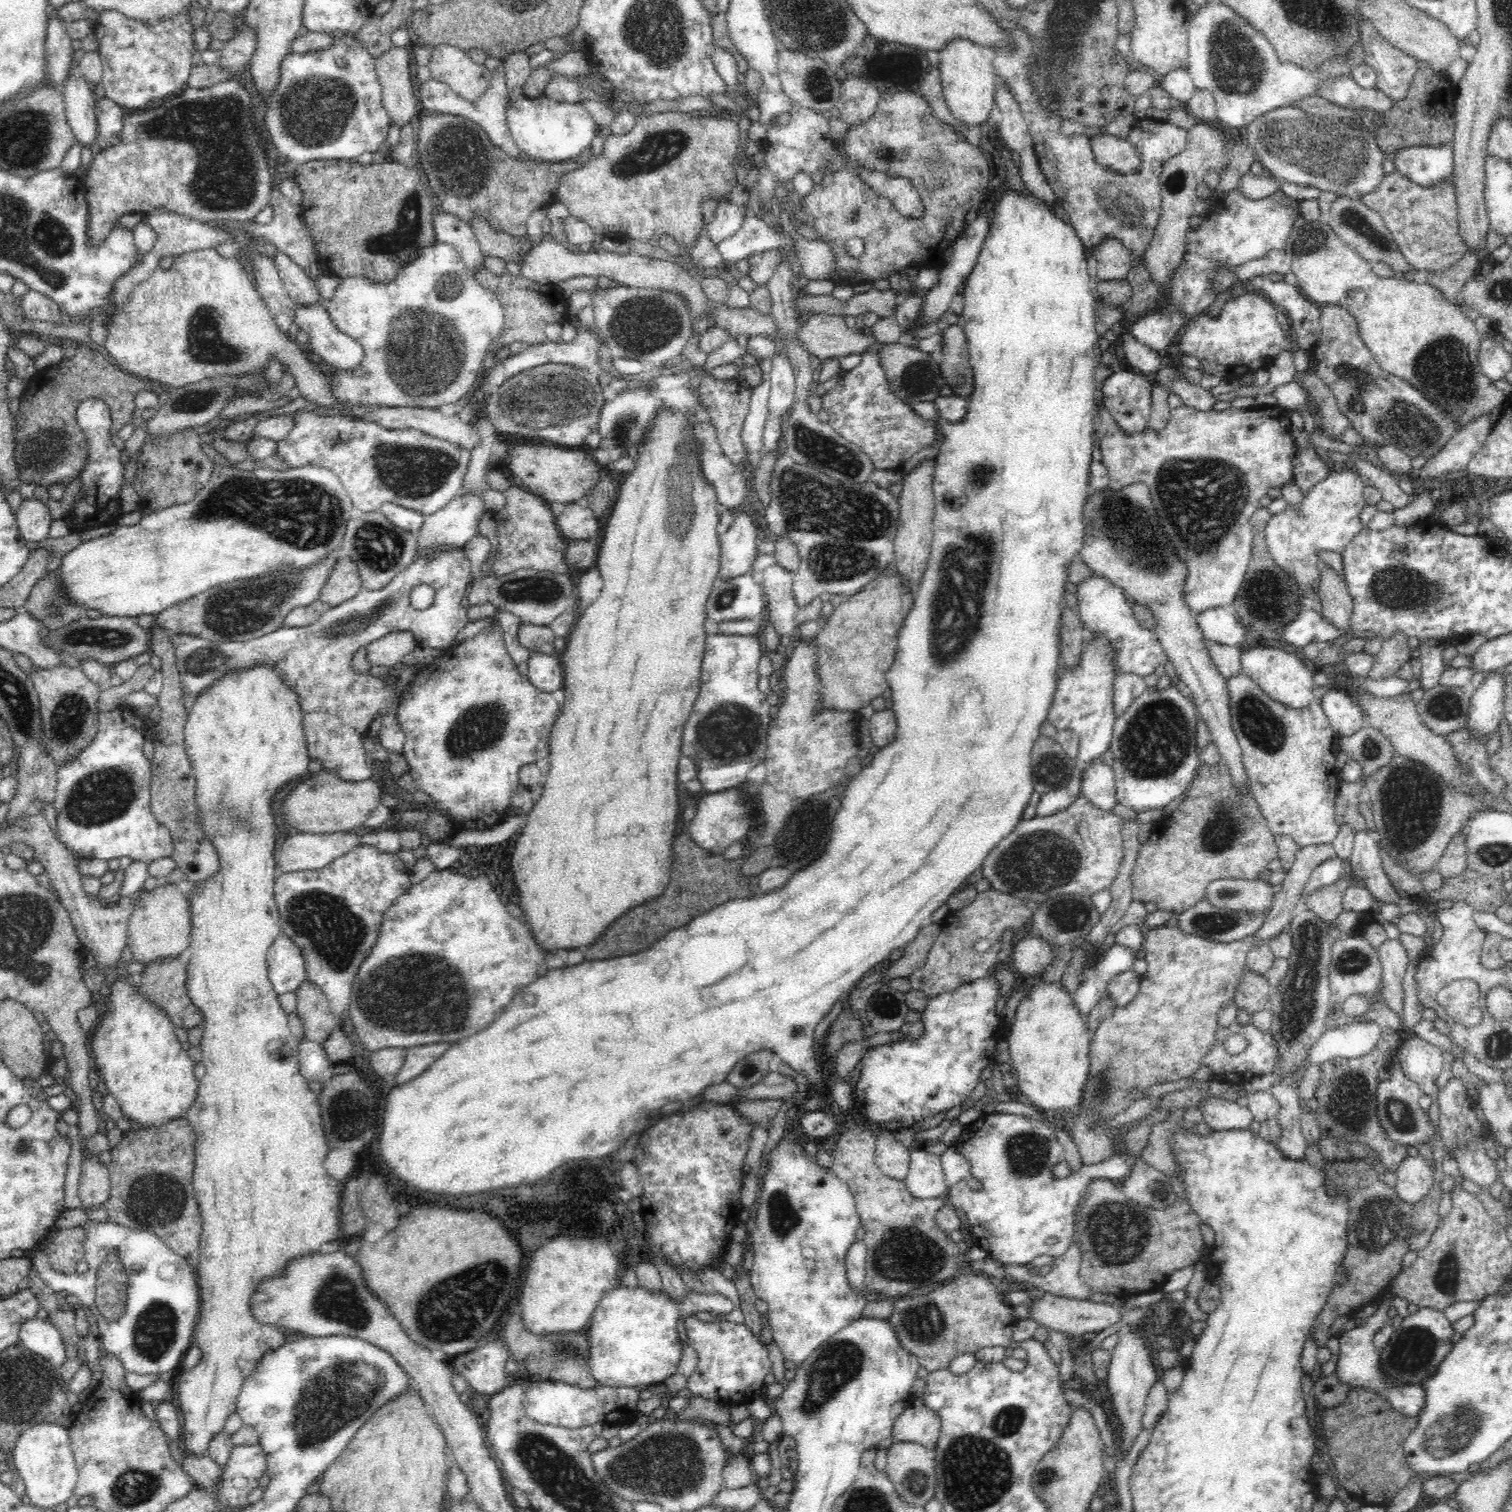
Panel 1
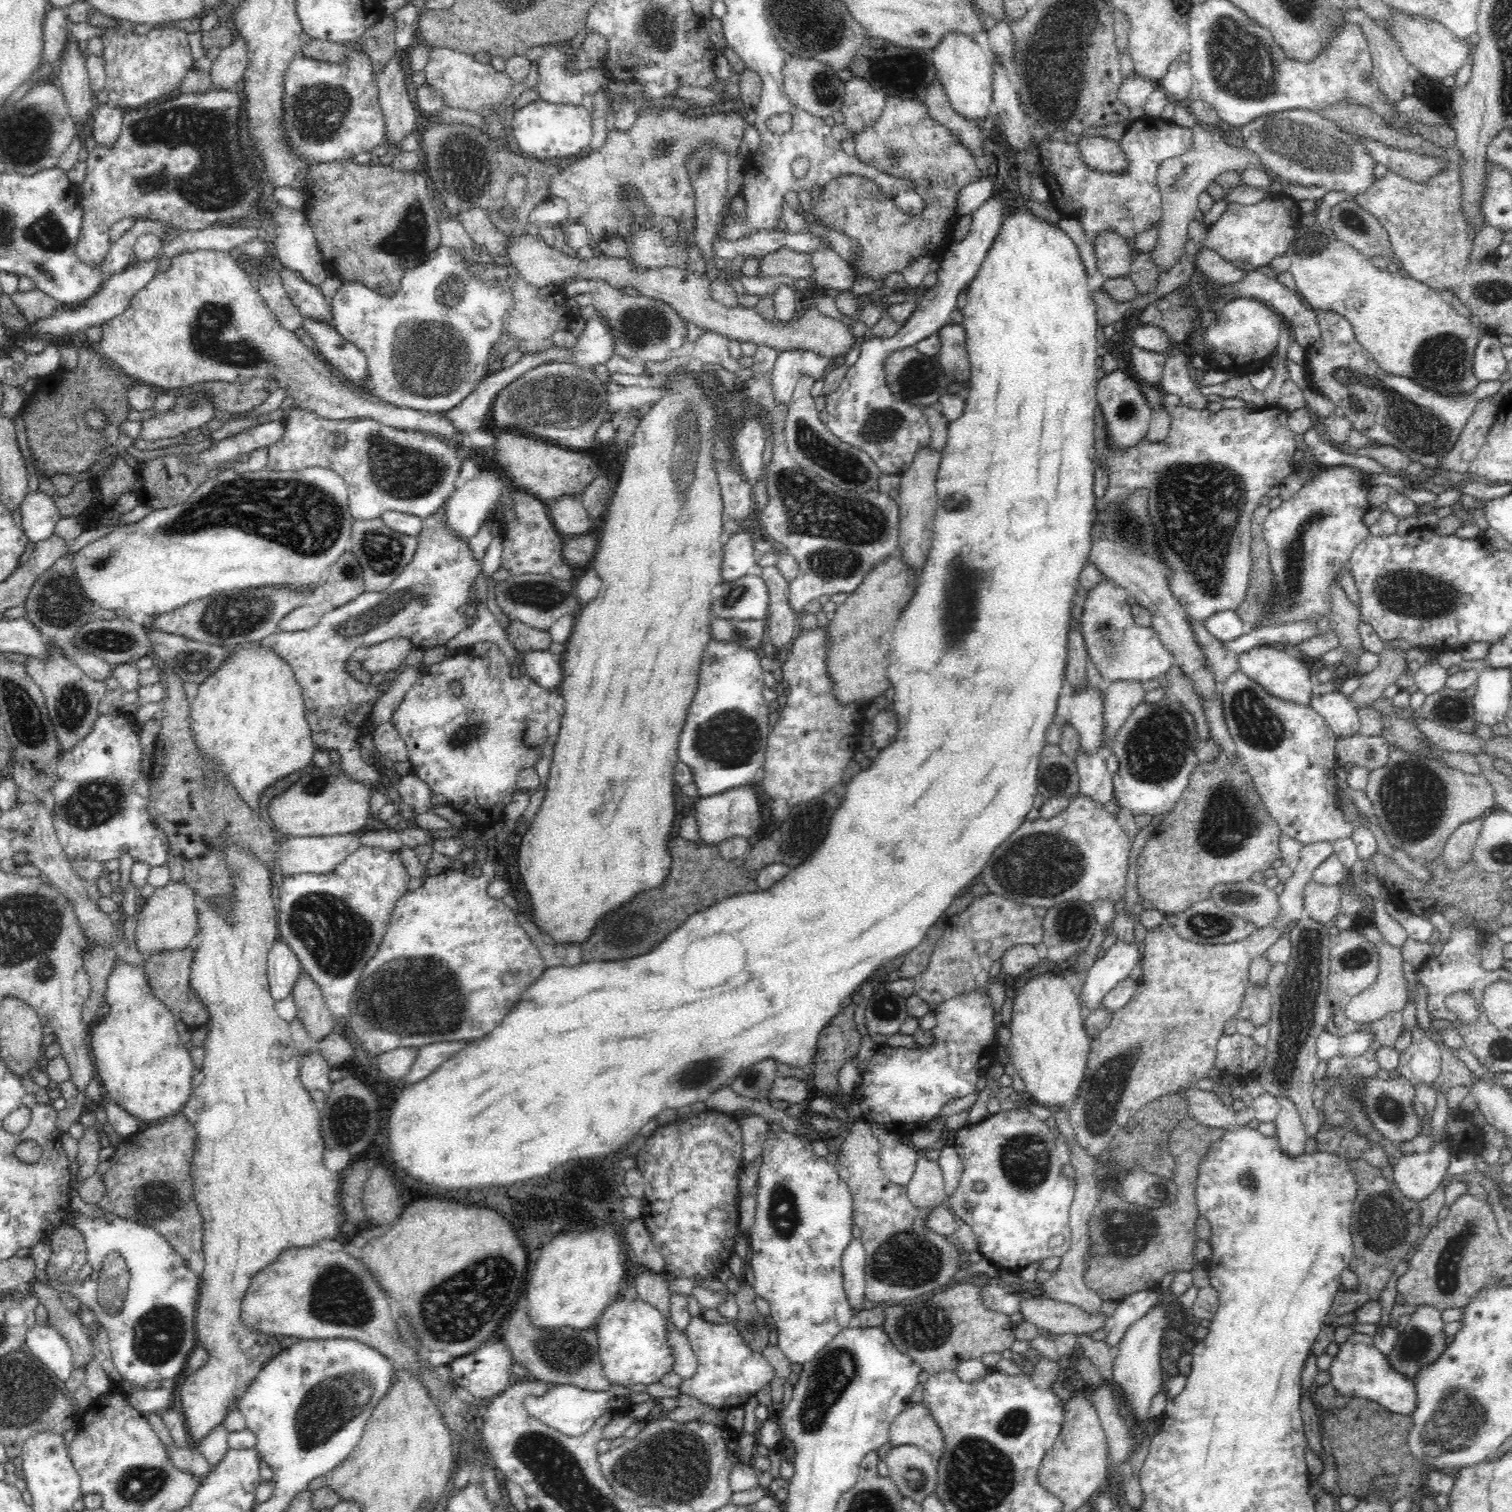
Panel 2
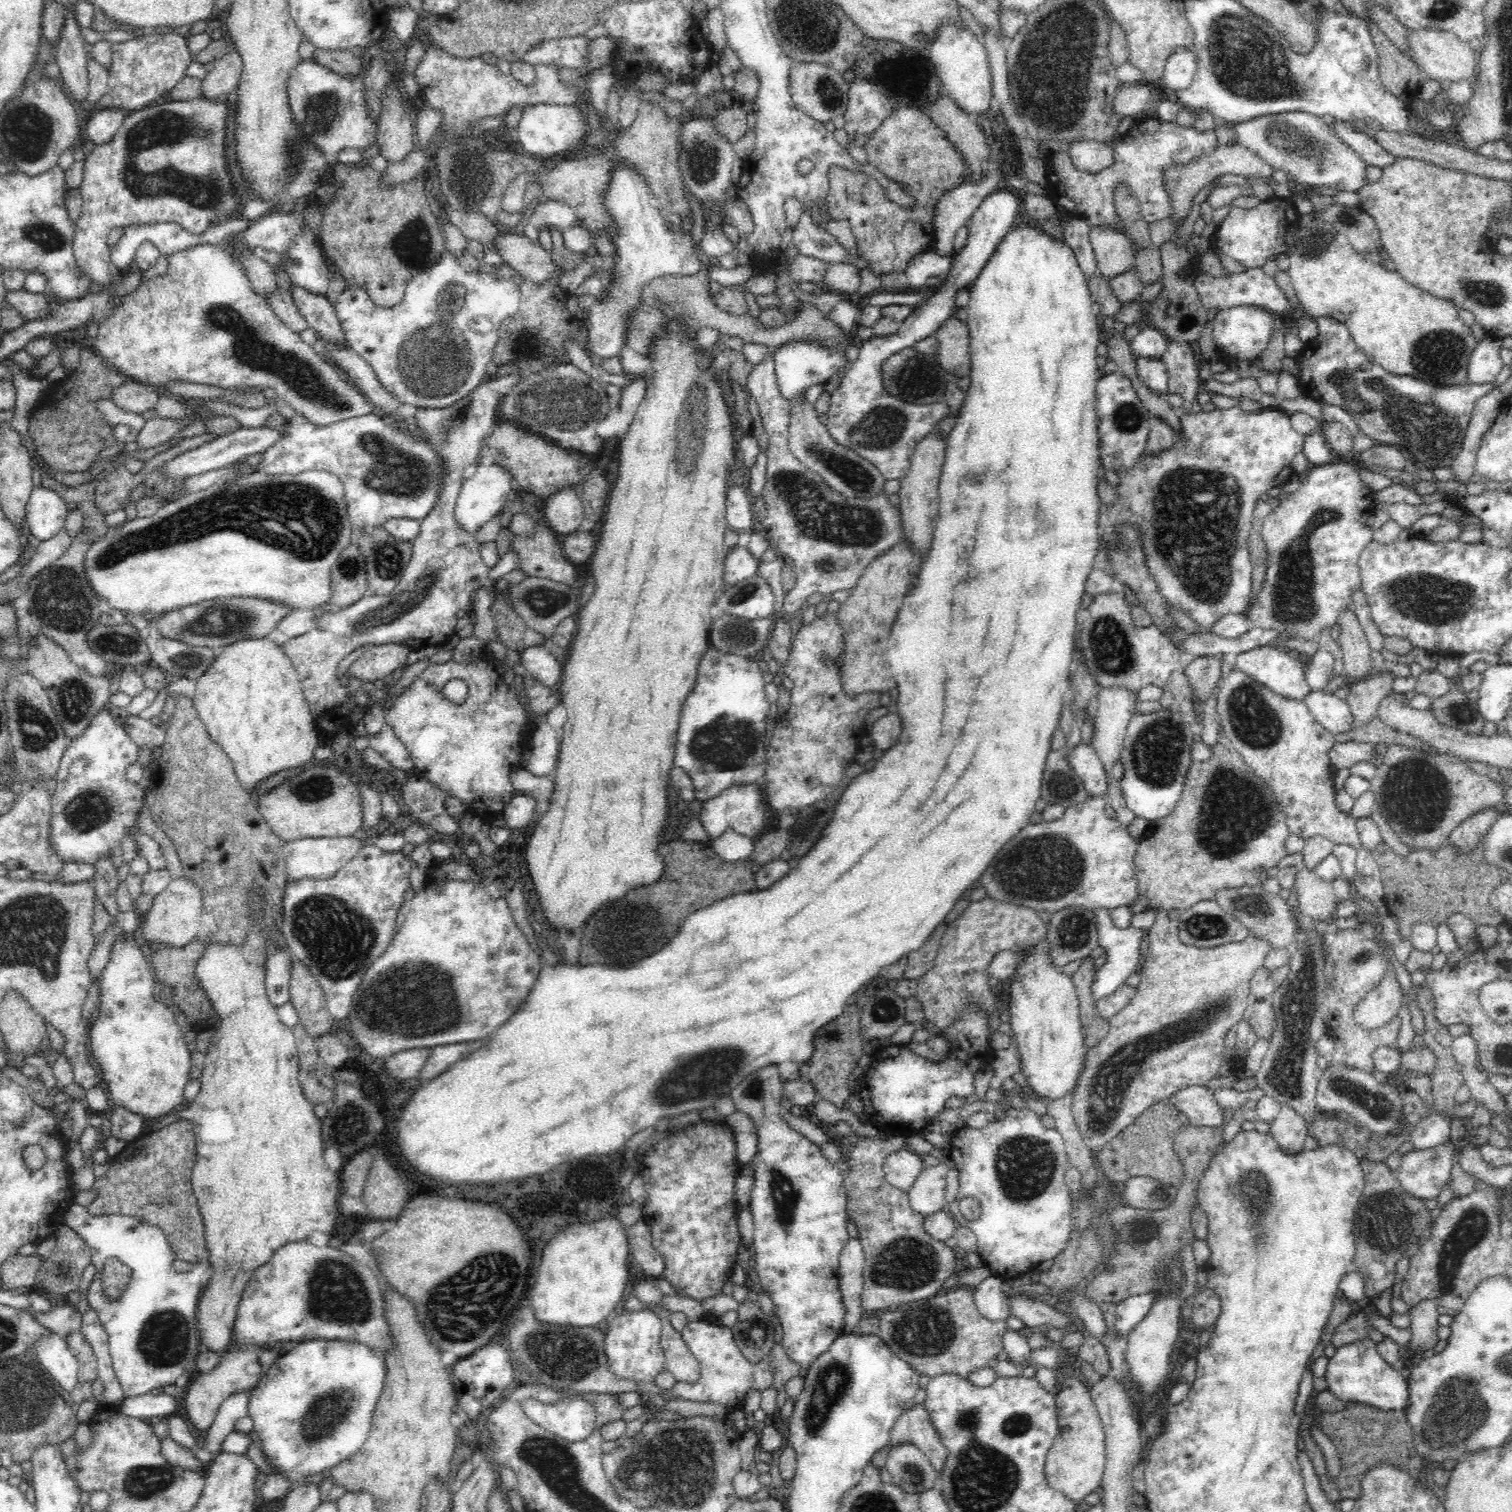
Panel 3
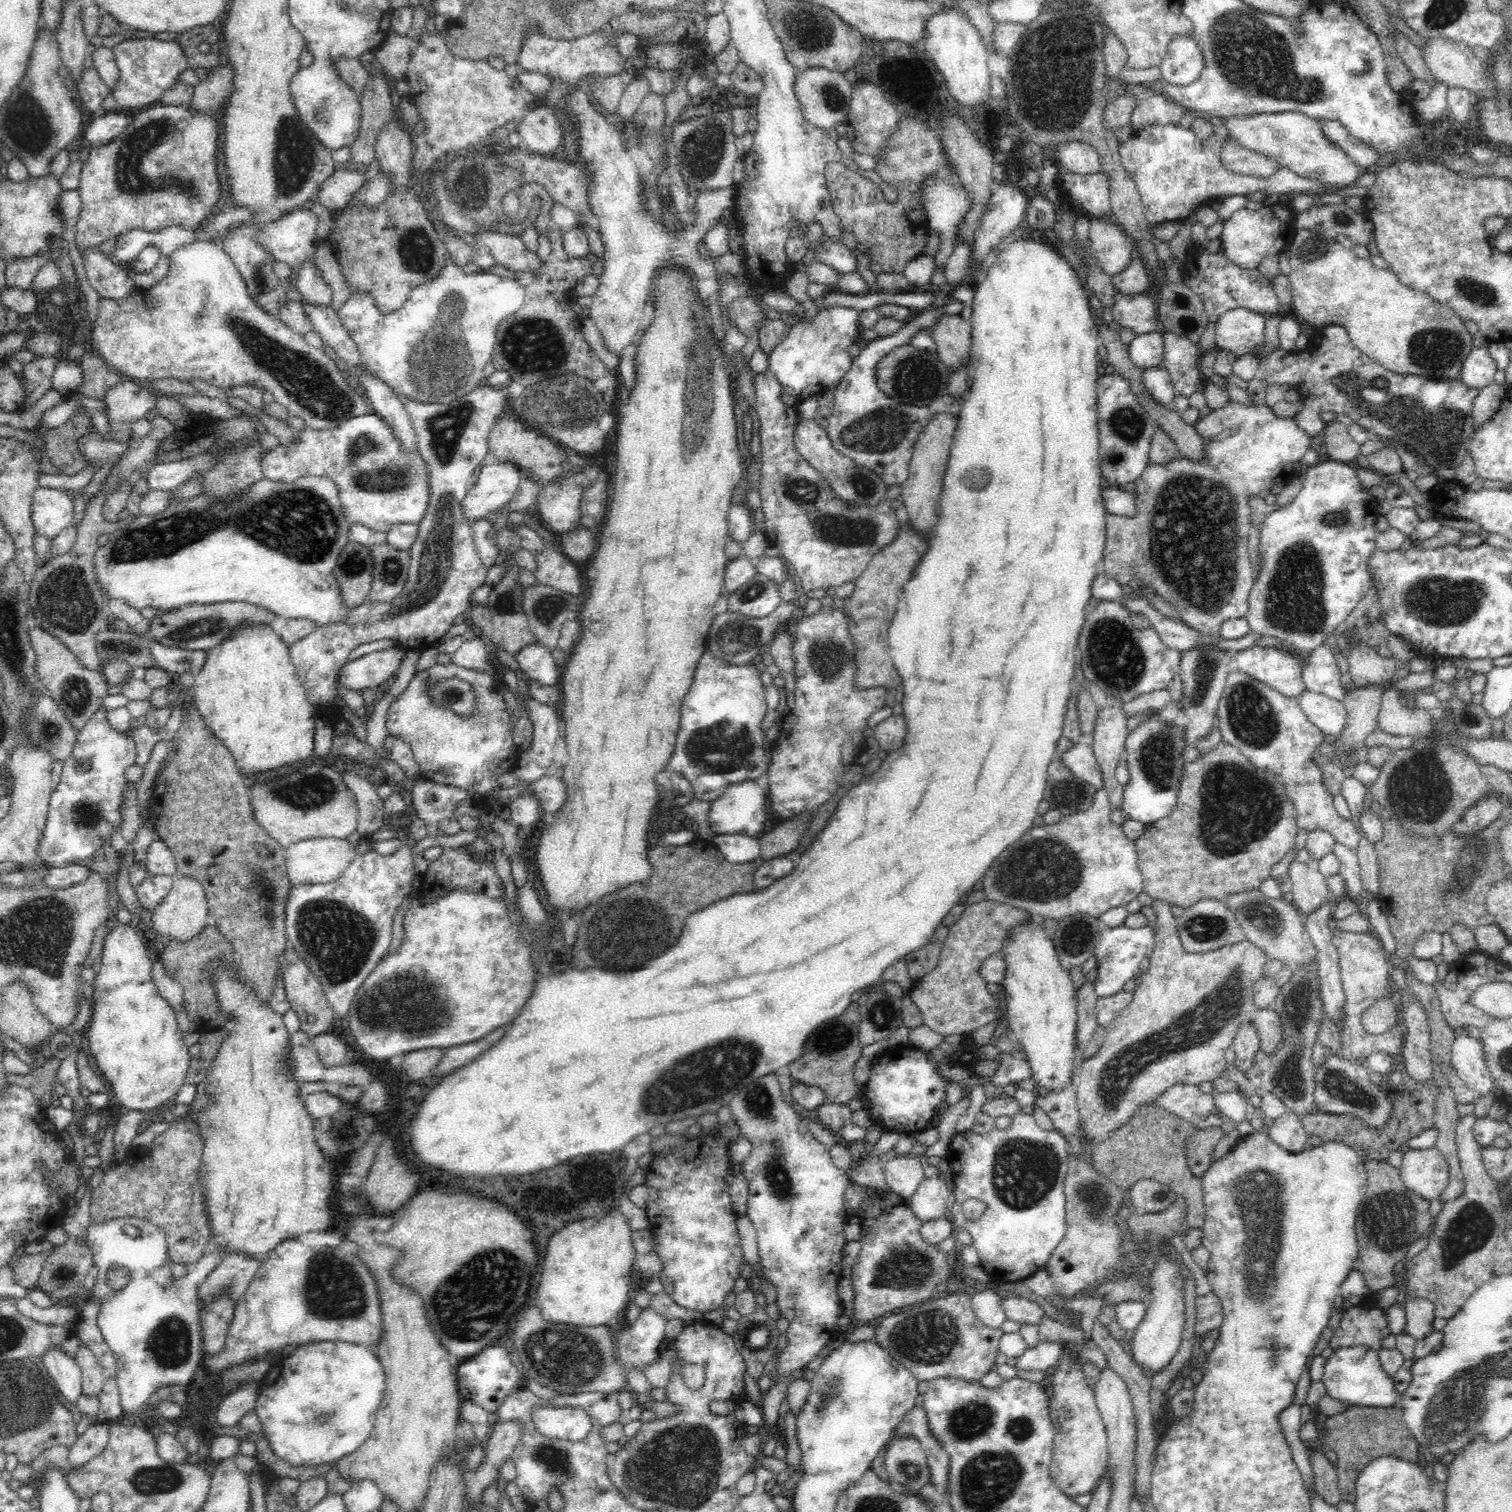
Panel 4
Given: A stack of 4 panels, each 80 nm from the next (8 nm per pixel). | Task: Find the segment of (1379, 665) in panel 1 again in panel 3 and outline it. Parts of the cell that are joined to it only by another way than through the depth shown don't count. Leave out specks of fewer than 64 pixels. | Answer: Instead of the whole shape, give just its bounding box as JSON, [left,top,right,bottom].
[1345,671,1394,729]

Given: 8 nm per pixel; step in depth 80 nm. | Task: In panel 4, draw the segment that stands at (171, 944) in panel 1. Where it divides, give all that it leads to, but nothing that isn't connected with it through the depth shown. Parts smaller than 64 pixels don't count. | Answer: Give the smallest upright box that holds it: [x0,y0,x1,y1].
[152,877,209,942]

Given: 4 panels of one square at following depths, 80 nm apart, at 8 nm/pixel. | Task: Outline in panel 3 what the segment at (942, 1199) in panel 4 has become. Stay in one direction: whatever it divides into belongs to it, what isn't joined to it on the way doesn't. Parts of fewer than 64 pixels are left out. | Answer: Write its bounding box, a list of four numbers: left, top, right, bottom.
[909,1162,948,1216]

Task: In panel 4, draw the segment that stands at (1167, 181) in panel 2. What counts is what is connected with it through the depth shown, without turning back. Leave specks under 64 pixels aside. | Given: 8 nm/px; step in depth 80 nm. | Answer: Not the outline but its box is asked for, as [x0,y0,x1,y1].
[1220,136,1284,178]

